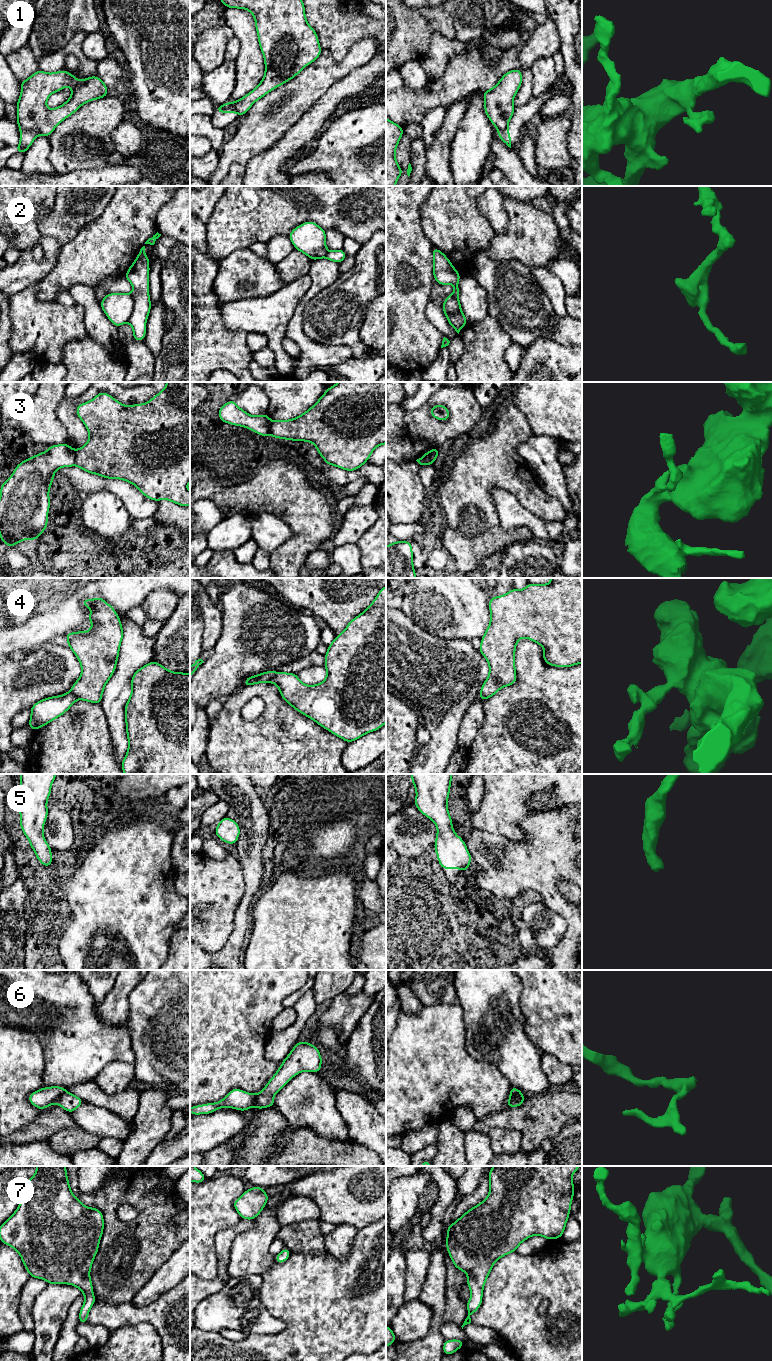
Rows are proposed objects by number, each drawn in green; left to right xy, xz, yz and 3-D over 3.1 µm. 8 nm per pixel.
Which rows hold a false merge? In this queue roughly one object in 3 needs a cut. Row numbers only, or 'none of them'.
1, 3, 4, 6

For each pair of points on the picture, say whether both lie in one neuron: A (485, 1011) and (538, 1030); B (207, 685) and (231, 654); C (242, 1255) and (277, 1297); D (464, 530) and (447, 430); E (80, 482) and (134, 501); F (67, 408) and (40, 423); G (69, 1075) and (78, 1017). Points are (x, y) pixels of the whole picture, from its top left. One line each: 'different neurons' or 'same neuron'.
A: different neurons
B: same neuron
C: different neurons
D: different neurons
E: same neuron
F: different neurons
G: same neuron

